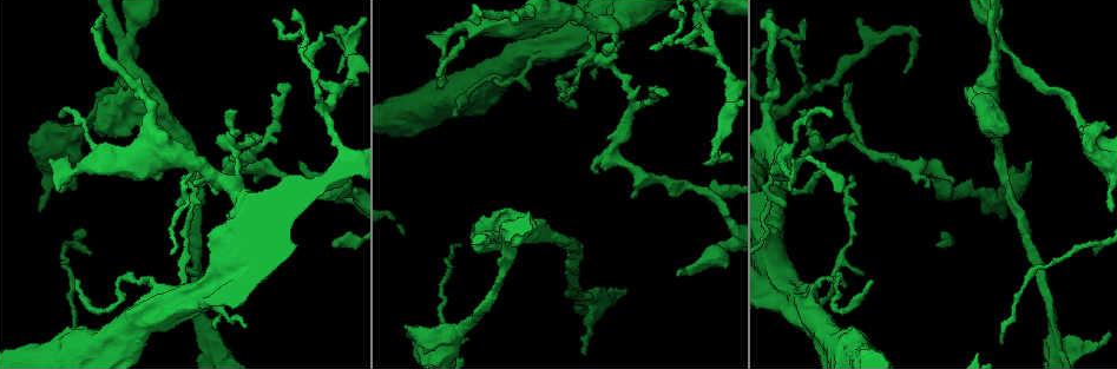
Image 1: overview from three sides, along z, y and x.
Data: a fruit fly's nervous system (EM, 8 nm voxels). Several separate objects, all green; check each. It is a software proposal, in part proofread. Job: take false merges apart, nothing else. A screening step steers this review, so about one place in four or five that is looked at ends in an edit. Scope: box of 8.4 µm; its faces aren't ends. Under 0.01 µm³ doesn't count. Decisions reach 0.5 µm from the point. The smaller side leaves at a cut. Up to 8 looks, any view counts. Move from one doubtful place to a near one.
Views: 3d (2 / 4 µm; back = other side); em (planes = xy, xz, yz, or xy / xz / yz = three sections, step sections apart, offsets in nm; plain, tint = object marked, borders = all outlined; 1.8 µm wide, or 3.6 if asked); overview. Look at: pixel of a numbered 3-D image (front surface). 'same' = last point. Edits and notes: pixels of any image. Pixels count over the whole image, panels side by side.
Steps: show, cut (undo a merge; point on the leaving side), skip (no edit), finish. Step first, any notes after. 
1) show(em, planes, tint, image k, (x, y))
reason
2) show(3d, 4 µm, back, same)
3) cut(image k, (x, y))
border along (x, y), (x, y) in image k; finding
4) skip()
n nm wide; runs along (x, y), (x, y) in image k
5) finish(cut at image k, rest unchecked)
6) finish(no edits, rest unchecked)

show(em, planes, tint, image 1, (508, 247))
calibre changes

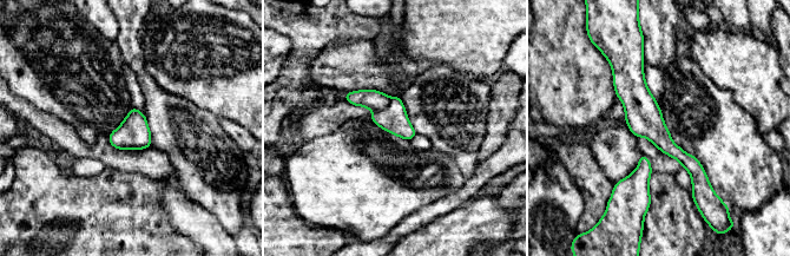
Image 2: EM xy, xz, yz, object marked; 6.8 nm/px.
cut(image 2, (394, 119))
the part that leaves runs along (634, 61), (643, 117), (696, 171), (696, 188) in image 2; a second cell is stuck on

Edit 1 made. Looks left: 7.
show(em, planes, tint, image 1, (604, 58))
sudden change in width

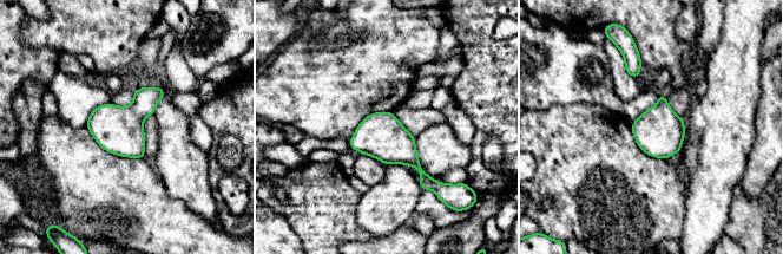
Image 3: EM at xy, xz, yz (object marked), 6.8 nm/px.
skip()
all the same cell

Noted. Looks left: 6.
finish(cut at image 2, rest unchecked)

